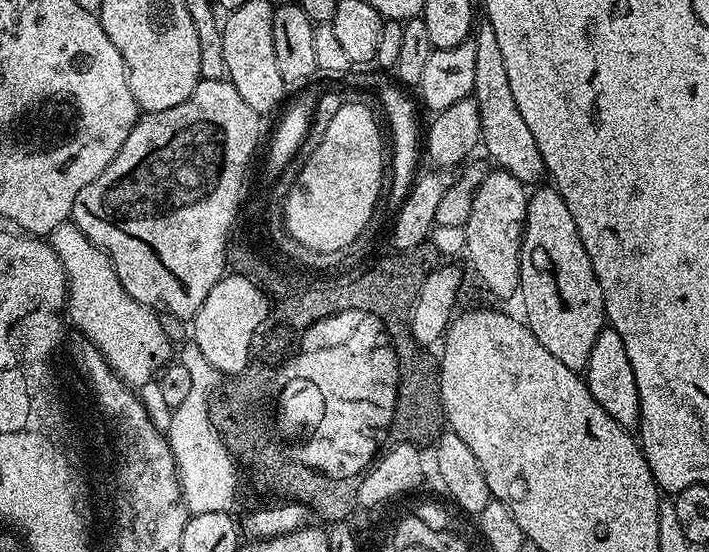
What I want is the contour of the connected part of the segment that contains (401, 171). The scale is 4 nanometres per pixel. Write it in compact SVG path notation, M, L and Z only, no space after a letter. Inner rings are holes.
M360 68L348 73L344 78L344 83L350 88L362 90L372 88L376 90L382 108L386 114L392 140L390 136L390 184L392 188L388 202L391 209L399 208L401 202L408 196L408 192L416 180L416 166L418 164L418 118L416 116L416 106L408 93L389 72L377 68Z

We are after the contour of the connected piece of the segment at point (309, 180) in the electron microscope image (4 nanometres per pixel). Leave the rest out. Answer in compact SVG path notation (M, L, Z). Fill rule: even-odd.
M344 102L283 204L285 226L293 241L318 252L350 246L373 223L372 211L383 180L385 183L386 140L380 137L376 116L364 104Z

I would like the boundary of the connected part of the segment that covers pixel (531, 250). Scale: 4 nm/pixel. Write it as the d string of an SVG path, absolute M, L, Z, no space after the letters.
M536 186L528 197L528 209L524 219L524 236L520 240L520 286L519 299L524 299L522 319L528 325L534 338L558 358L570 370L583 373L590 362L590 350L594 350L594 338L606 327L604 314L604 295L602 286L594 274L590 254L582 246L578 226L574 226L574 217L555 186Z

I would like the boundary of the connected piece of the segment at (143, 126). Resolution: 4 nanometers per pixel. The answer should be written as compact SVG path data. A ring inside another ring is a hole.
M201 78L194 86L190 98L186 98L186 102L178 106L170 106L170 110L143 113L137 120L134 130L130 130L126 142L122 142L122 150L118 150L110 166L106 166L106 170L102 170L102 174L98 174L98 178L94 178L90 186L78 190L78 198L74 198L72 207L71 223L76 224L86 234L86 238L94 242L94 246L98 246L107 254L118 274L118 282L122 282L130 298L134 298L139 304L149 306L161 304L170 315L185 316L185 318L195 316L202 302L206 302L206 294L210 294L210 290L214 290L214 286L226 274L230 237L233 235L234 225L242 208L240 195L244 192L244 175L247 174L248 163L251 162L252 155L260 144L260 124L262 117L254 110L250 110L249 104L239 96L238 90L234 90L234 86L227 78L223 80Z

